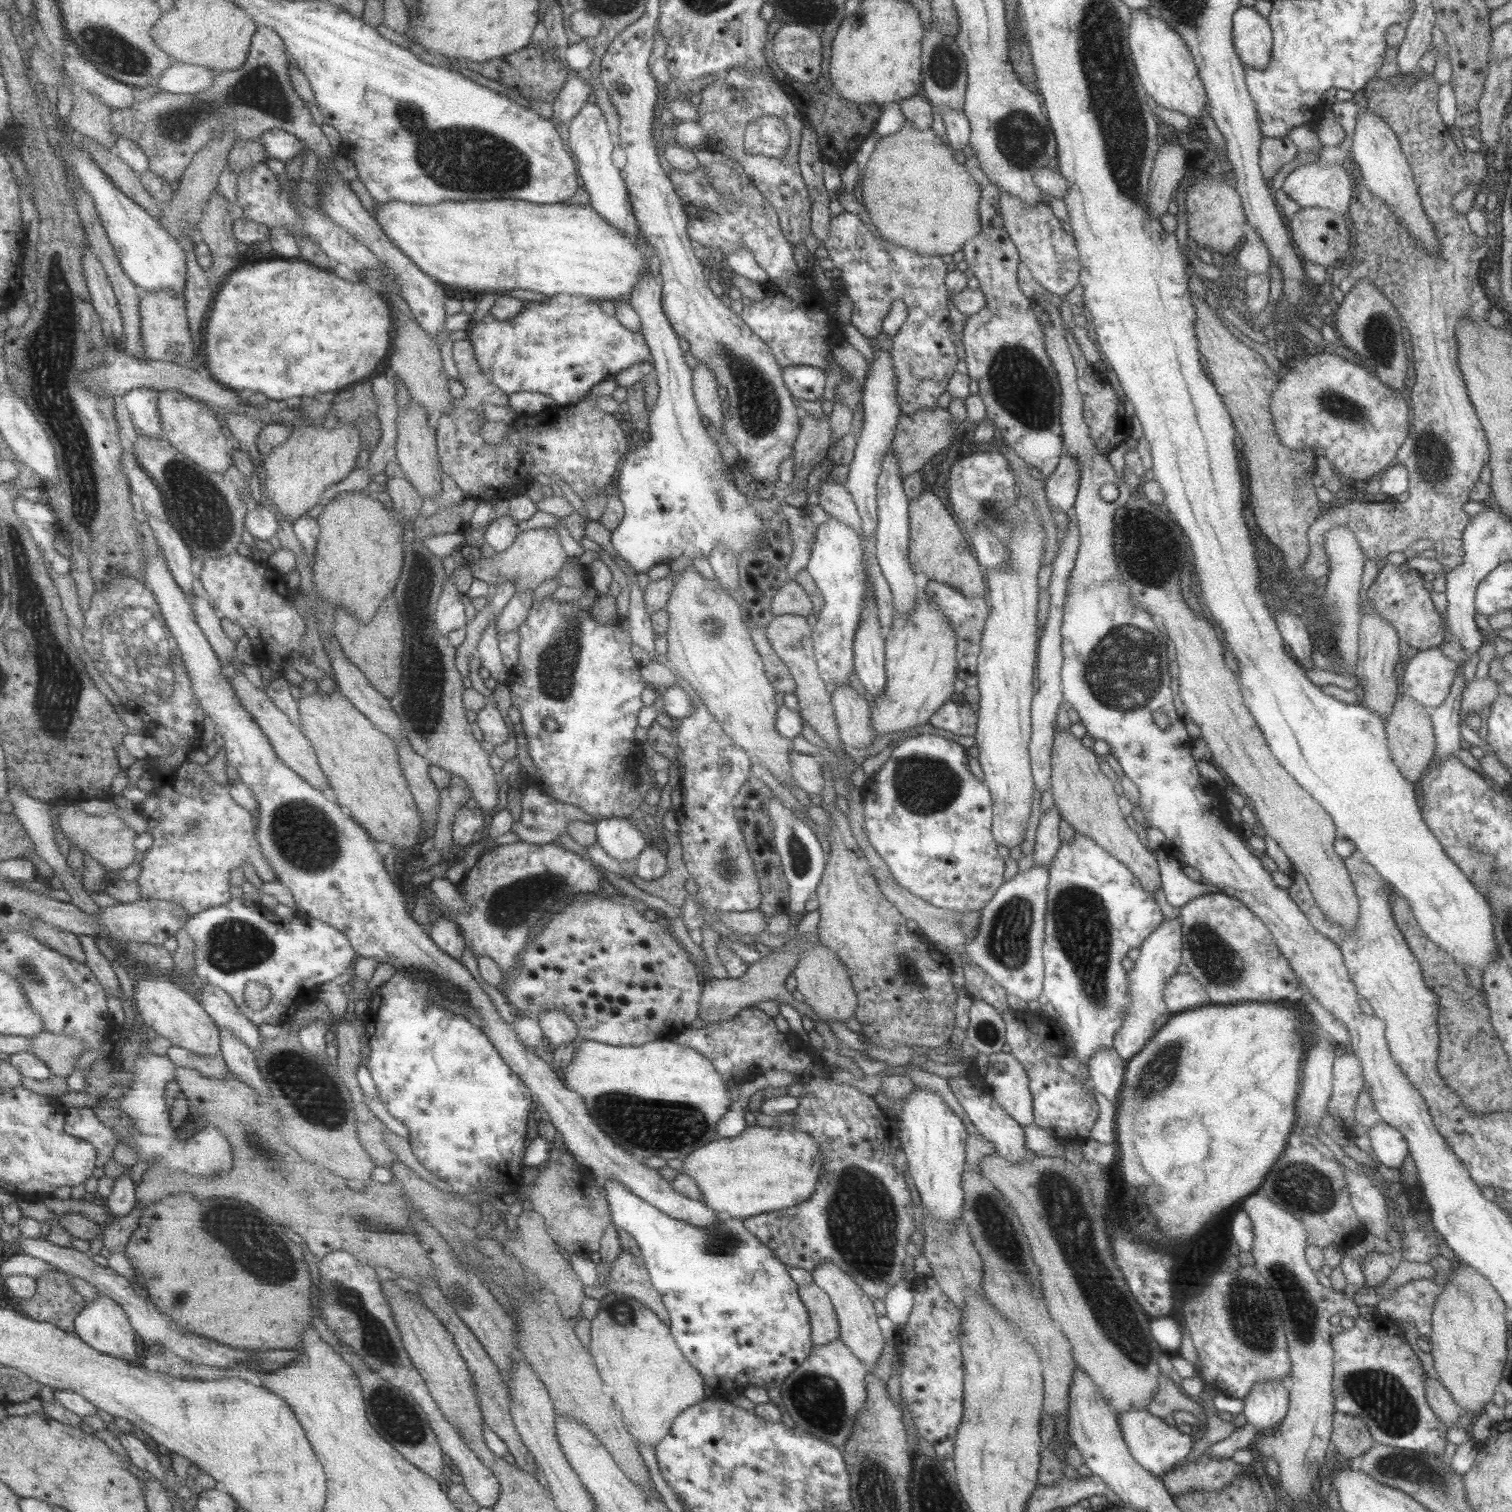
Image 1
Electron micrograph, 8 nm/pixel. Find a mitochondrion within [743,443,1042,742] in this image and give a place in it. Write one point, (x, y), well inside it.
(992, 511)

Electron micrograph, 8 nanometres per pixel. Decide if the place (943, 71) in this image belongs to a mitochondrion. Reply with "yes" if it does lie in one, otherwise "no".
yes

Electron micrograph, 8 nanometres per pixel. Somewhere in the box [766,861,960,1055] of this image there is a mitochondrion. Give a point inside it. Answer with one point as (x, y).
(910, 972)

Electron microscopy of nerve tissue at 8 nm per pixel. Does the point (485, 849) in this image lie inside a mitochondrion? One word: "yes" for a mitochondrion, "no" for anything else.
no

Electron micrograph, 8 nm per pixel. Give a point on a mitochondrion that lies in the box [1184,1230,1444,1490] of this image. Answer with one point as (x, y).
(1384, 1399)

